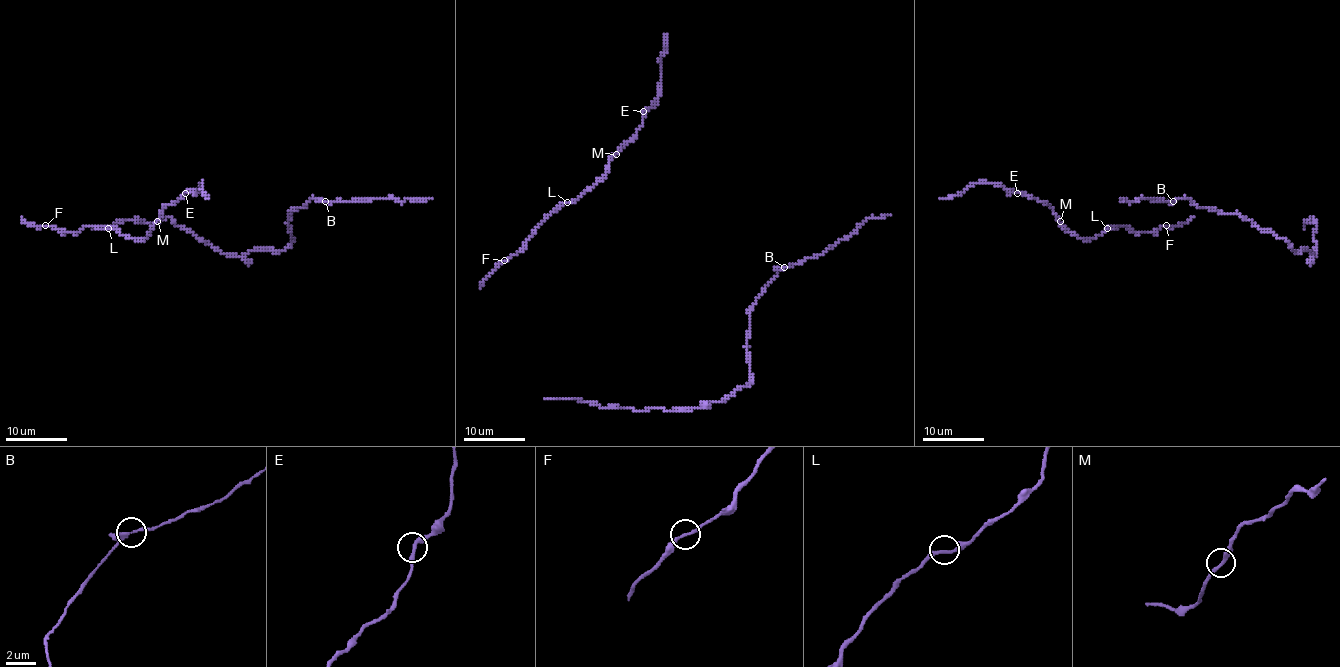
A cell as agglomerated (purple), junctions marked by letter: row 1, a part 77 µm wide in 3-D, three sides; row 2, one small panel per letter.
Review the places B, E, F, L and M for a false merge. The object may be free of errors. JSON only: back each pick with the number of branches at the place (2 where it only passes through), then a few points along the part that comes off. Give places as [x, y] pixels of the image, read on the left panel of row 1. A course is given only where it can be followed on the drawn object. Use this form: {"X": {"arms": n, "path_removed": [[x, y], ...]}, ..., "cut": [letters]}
{"cut": []}

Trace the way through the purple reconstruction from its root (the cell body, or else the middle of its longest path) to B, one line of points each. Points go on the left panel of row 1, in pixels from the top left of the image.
B: (97, 227), (171, 218), (223, 253), (243, 256), (284, 250), (294, 239), (290, 211), (312, 198), (326, 201)

